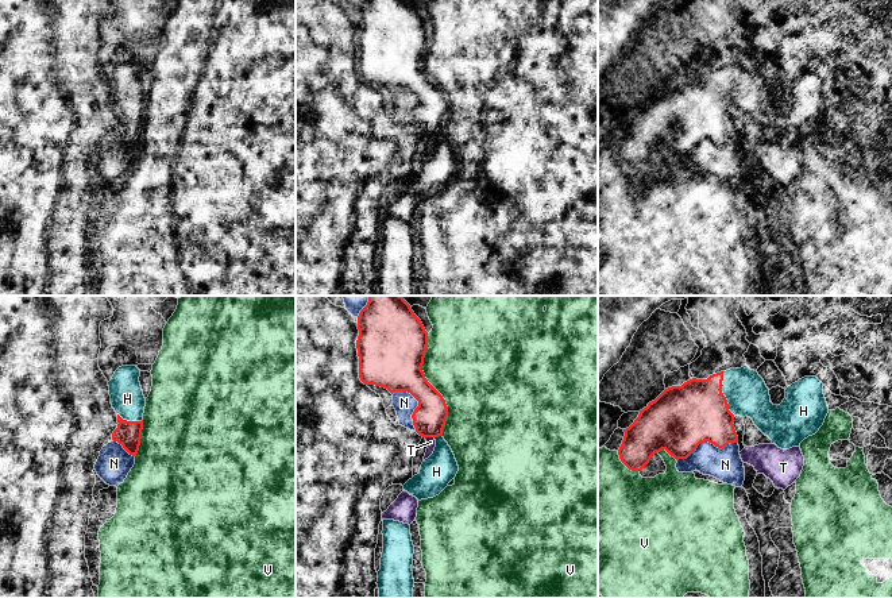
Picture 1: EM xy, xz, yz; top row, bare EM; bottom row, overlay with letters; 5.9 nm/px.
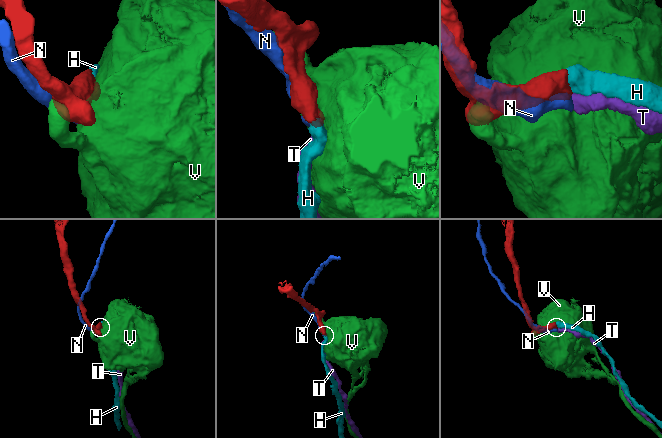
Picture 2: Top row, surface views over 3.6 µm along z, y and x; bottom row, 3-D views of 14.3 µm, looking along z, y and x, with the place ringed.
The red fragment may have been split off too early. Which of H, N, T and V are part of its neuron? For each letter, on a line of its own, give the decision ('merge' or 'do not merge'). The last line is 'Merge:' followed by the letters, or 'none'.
H: merge
N: do not merge
T: do not merge
V: do not merge
Merge: H

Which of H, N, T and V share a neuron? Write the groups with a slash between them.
H / N T / V

